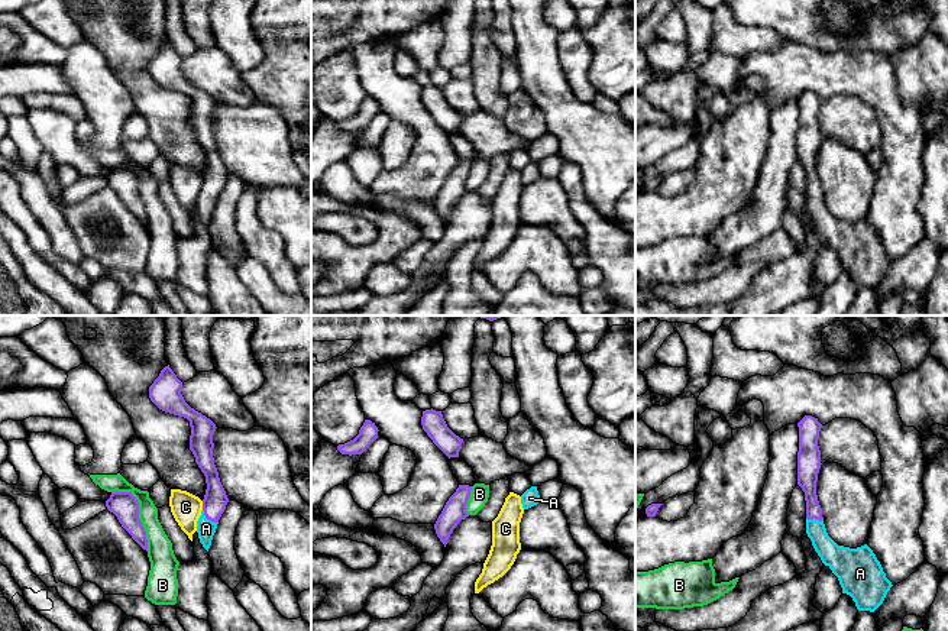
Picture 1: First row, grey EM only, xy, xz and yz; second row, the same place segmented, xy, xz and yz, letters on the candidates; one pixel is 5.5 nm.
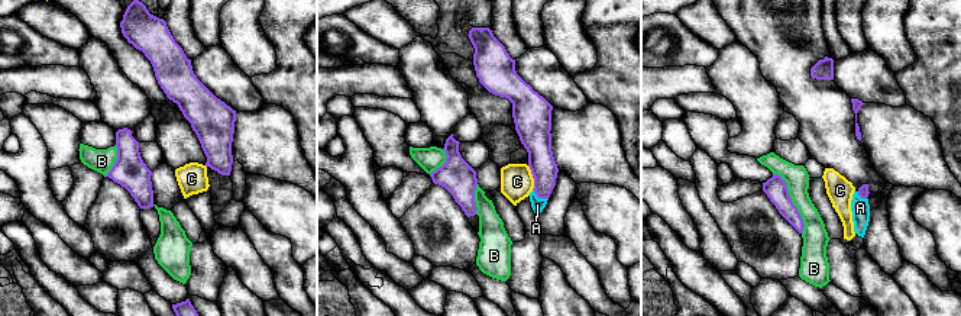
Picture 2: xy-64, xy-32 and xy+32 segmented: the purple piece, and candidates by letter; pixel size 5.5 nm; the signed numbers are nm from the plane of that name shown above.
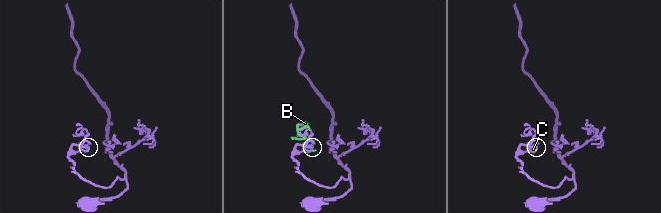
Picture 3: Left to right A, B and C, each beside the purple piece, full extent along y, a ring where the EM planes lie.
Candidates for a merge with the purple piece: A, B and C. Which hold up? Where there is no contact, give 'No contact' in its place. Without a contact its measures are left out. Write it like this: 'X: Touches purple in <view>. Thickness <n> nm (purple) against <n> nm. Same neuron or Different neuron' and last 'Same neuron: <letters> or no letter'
A: Touches purple in xy. Thickness 130 nm (purple) against 110 nm. Same neuron
B: Touches purple in xy. Thickness 150 nm (purple) against 140 nm. Different neuron
C: Touches purple in xy. Thickness 130 nm (purple) against 160 nm. Different neuron
Same neuron: A

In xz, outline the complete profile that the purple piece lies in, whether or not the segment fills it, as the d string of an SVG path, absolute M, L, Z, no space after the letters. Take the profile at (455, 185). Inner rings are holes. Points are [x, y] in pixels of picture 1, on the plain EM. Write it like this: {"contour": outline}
{"contour": "M459 161L456 168L449 174L446 178L441 190L439 191L434 206L440 217L447 220L447 216L457 200L469 192L466 188L466 181L470 172L472 162L469 161Z"}

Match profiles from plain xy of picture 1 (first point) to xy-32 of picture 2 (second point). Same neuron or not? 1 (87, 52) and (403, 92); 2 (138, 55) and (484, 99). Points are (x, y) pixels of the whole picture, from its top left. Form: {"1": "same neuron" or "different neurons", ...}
{"1": "different neurons", "2": "same neuron"}

